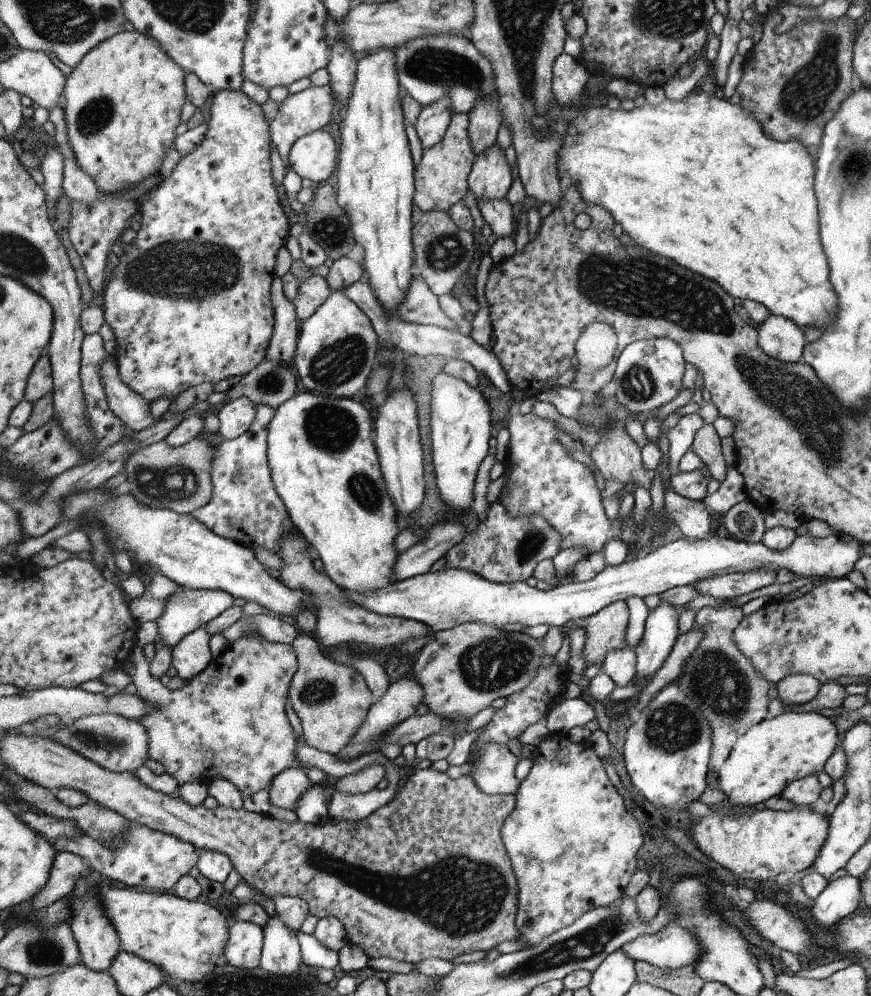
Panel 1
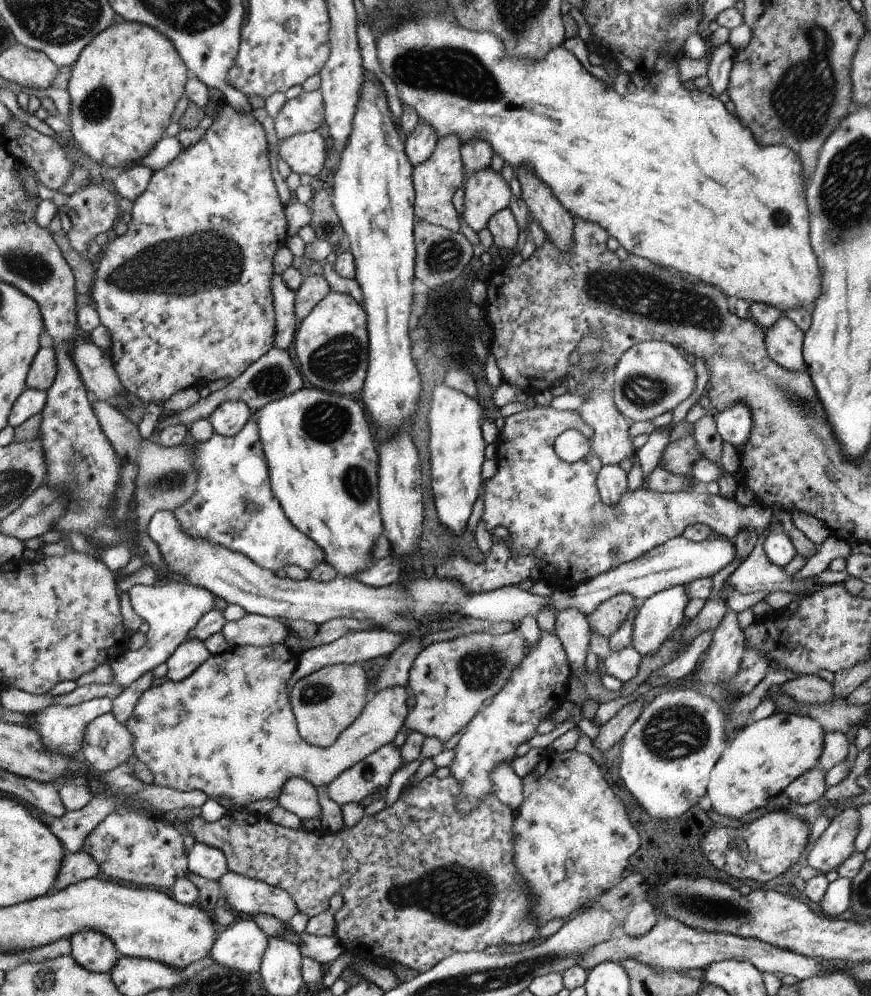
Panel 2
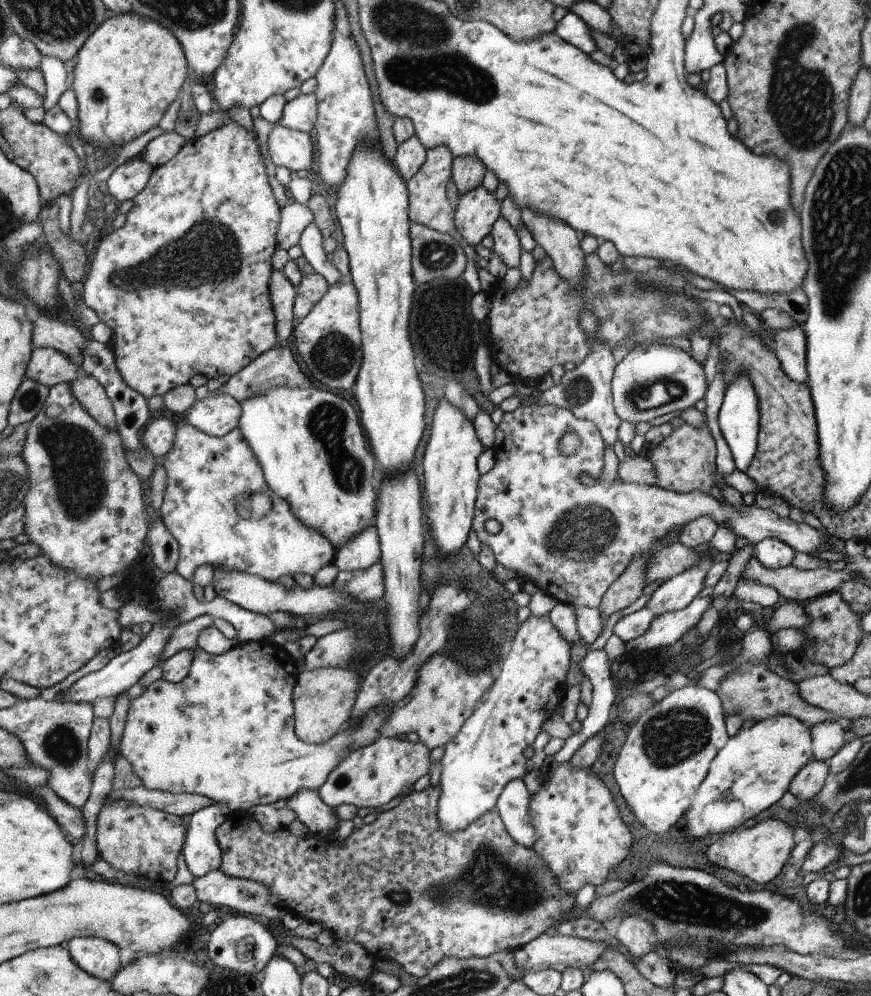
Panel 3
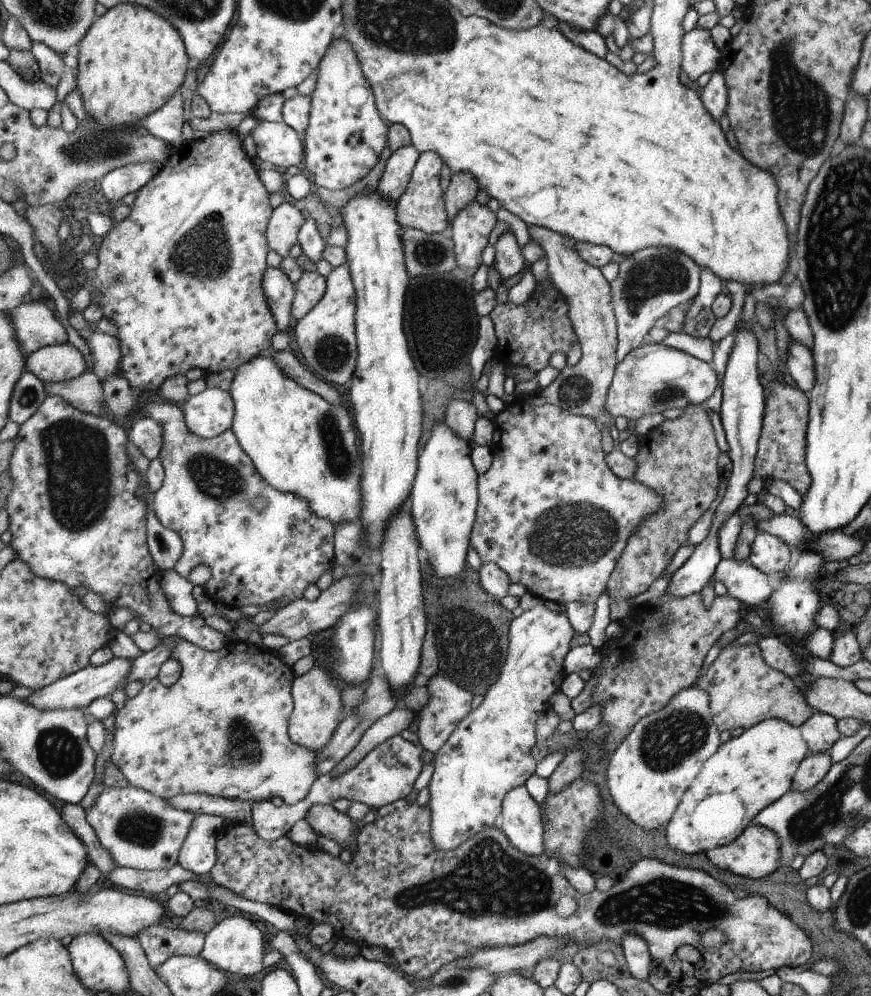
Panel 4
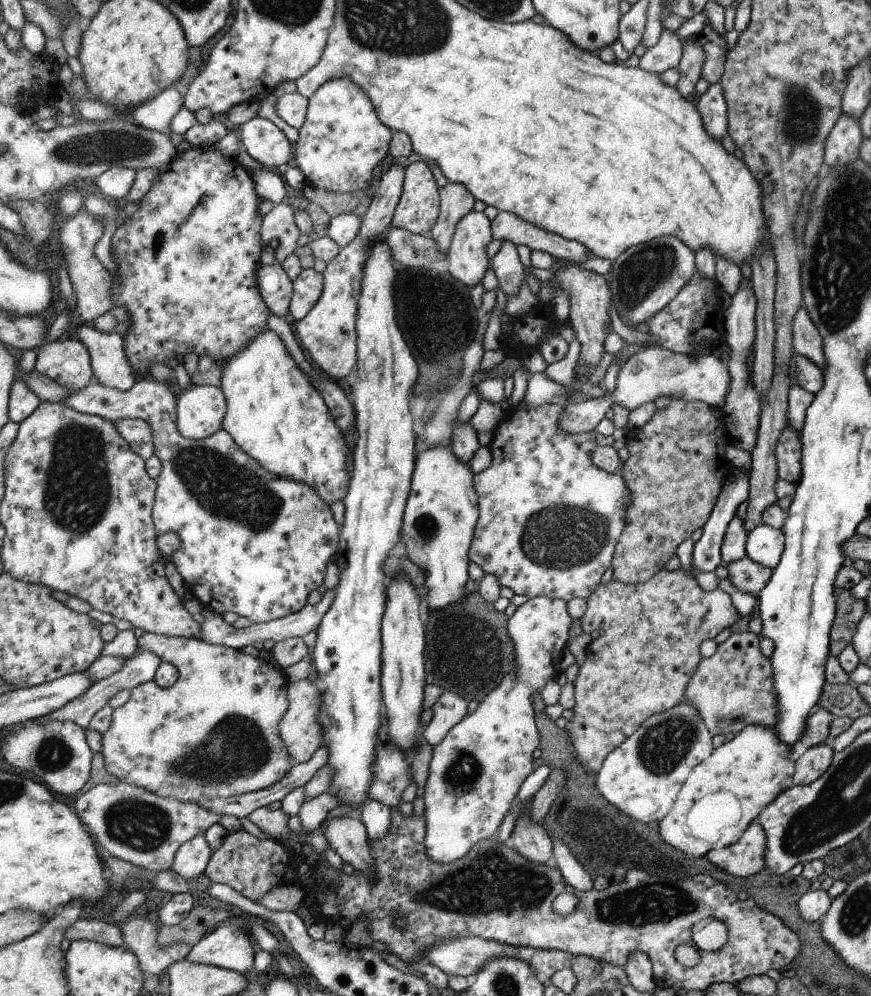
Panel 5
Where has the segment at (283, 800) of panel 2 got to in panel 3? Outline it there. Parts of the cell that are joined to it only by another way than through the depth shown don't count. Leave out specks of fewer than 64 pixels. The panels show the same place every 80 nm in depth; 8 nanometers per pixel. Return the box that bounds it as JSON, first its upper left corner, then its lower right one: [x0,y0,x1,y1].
[286,789,340,837]

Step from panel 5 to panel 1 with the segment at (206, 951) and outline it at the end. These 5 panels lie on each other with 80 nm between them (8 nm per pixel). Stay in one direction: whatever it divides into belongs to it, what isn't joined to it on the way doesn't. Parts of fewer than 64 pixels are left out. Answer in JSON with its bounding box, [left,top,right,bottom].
[226,921,263,967]

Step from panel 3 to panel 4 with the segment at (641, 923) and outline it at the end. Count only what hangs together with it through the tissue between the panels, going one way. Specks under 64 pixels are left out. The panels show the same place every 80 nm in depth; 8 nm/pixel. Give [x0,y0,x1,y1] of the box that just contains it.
[621,931,651,979]

